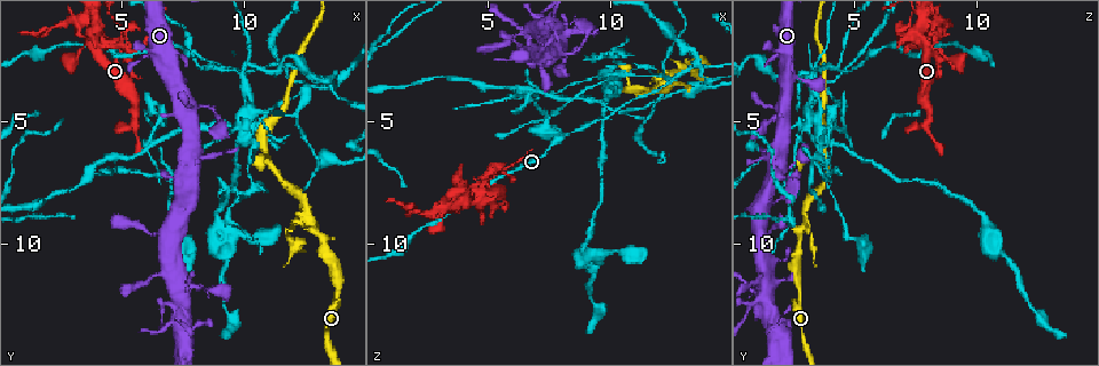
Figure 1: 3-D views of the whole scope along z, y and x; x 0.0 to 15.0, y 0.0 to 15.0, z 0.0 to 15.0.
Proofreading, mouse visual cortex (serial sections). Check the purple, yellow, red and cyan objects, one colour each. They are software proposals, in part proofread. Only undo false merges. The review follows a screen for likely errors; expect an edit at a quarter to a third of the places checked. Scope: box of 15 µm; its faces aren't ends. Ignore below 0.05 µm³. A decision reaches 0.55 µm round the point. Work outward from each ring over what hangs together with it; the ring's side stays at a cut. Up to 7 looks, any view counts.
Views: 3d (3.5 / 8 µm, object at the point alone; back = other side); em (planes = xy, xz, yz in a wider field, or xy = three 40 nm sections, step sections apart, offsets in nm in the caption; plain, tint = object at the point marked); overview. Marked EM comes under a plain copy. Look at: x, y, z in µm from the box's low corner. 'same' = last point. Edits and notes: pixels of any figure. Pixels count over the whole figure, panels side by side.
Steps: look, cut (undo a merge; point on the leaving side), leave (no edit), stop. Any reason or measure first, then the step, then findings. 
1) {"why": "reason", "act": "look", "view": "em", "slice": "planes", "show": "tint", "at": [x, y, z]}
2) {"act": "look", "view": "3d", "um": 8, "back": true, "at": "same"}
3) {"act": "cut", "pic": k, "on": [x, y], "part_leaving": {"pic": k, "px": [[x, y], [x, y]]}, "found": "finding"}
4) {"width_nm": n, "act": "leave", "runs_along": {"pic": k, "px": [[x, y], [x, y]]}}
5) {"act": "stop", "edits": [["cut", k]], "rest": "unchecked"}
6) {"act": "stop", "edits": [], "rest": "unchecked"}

{"why": "four arms meet", "act": "look", "view": "3d", "um": 3.5, "at": [3.9, 2.1, 8.0]}

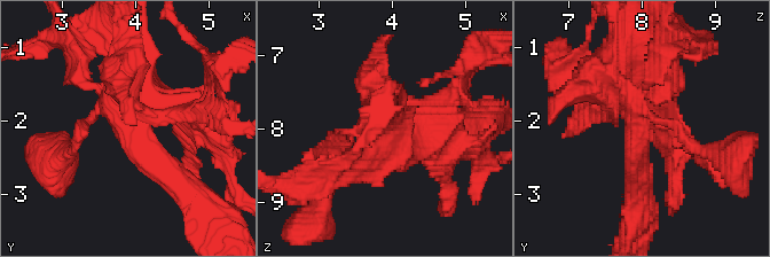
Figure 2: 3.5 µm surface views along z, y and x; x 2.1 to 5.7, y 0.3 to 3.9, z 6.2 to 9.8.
{"why": "now the EM", "act": "look", "view": "em", "slice": "xy", "step": 3, "show": "tint", "at": [3.85, 2.00, 7.95]}

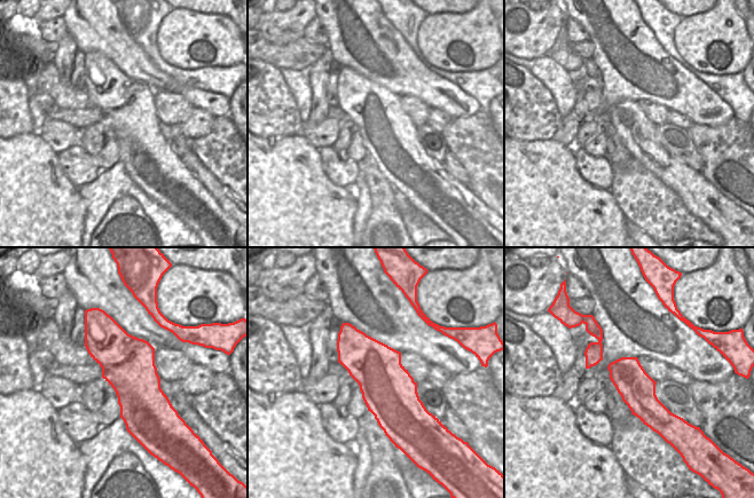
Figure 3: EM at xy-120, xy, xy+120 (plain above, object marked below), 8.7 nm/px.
{"act": "cut", "pic": 2, "on": [658, 76], "part_leaving": {"pic": 2, "px": [[613, 85], [628, 53], [675, 39]]}, "found": "two cells meet here"}

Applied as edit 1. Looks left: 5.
{"act": "look", "view": "overview"}

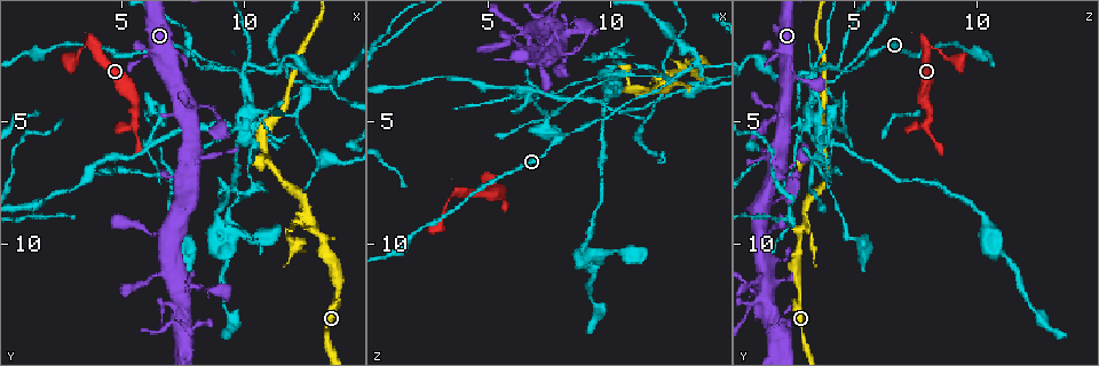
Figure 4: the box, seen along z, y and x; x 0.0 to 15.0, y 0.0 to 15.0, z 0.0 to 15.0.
{"why": "four-way junction", "act": "look", "view": "3d", "um": 8, "at": [13.5, 3.2, 2.8]}

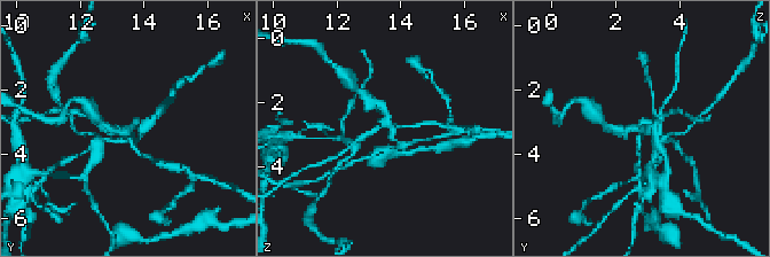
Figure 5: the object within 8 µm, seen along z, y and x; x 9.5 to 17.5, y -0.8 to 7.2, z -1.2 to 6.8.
{"act": "look", "view": "3d", "um": 3.5, "back": true, "at": [13.6, 3.2, 2.6]}

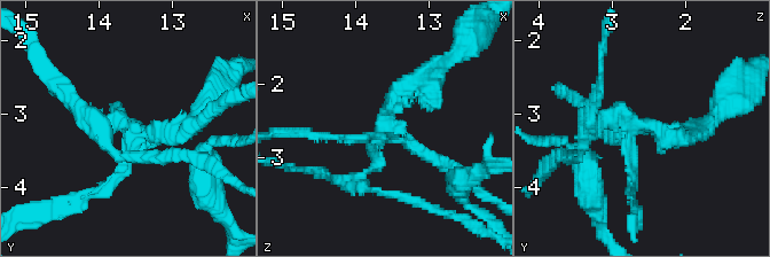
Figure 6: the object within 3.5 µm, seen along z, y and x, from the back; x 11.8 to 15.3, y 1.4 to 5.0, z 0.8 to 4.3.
{"arms": 4, "arm_widths_nm": [100, 150, 200, 200], "act": "look", "view": "em", "slice": "planes", "show": "tint", "at": [13.60, 3.25, 2.70]}

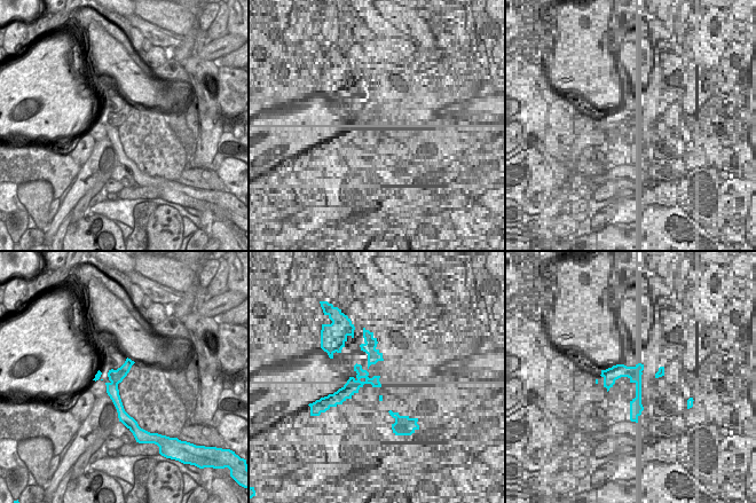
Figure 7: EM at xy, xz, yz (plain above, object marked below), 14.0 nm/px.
{"act": "cut", "pic": 6, "on": [120, 124], "part_leaving": {"pic": 6, "px": [[159, 131], [117, 117], [107, 141]]}, "found": "two cells meet here"}

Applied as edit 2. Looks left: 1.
{"act": "stop", "edits": [["cut", 2], ["cut", 6]], "rest": "unchecked"}

